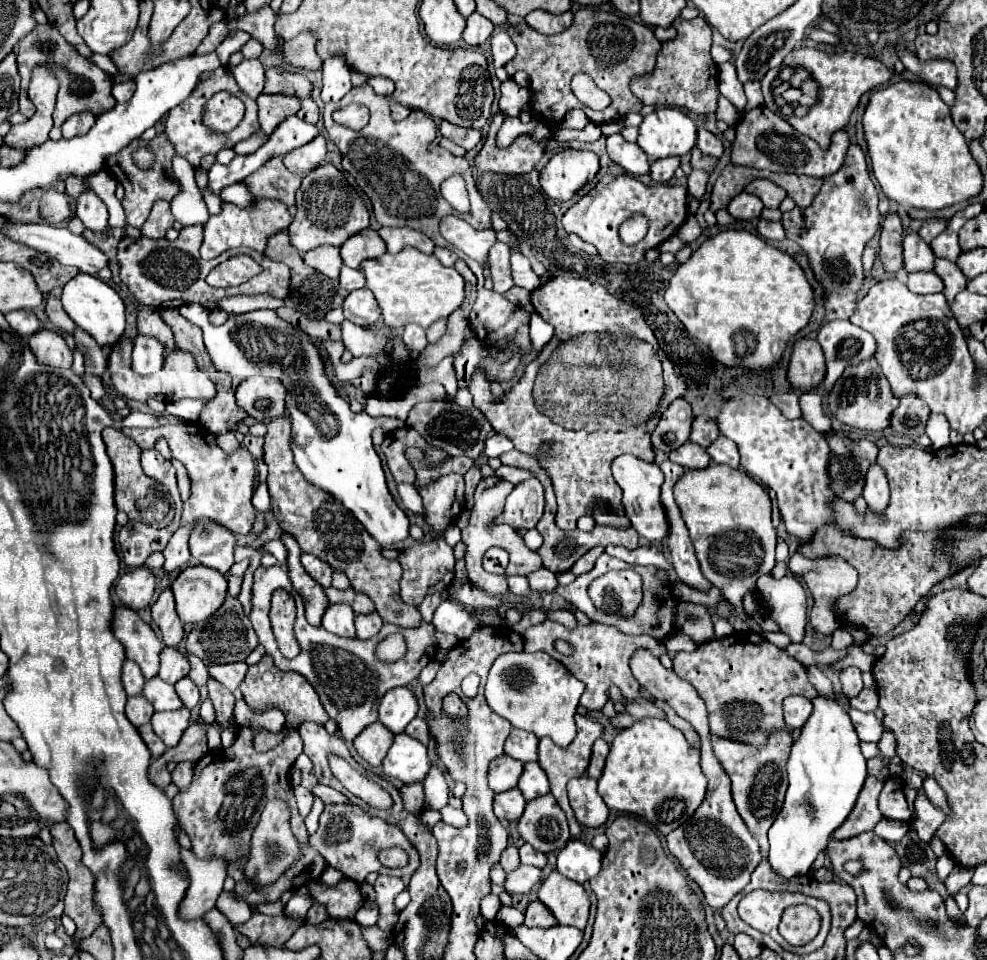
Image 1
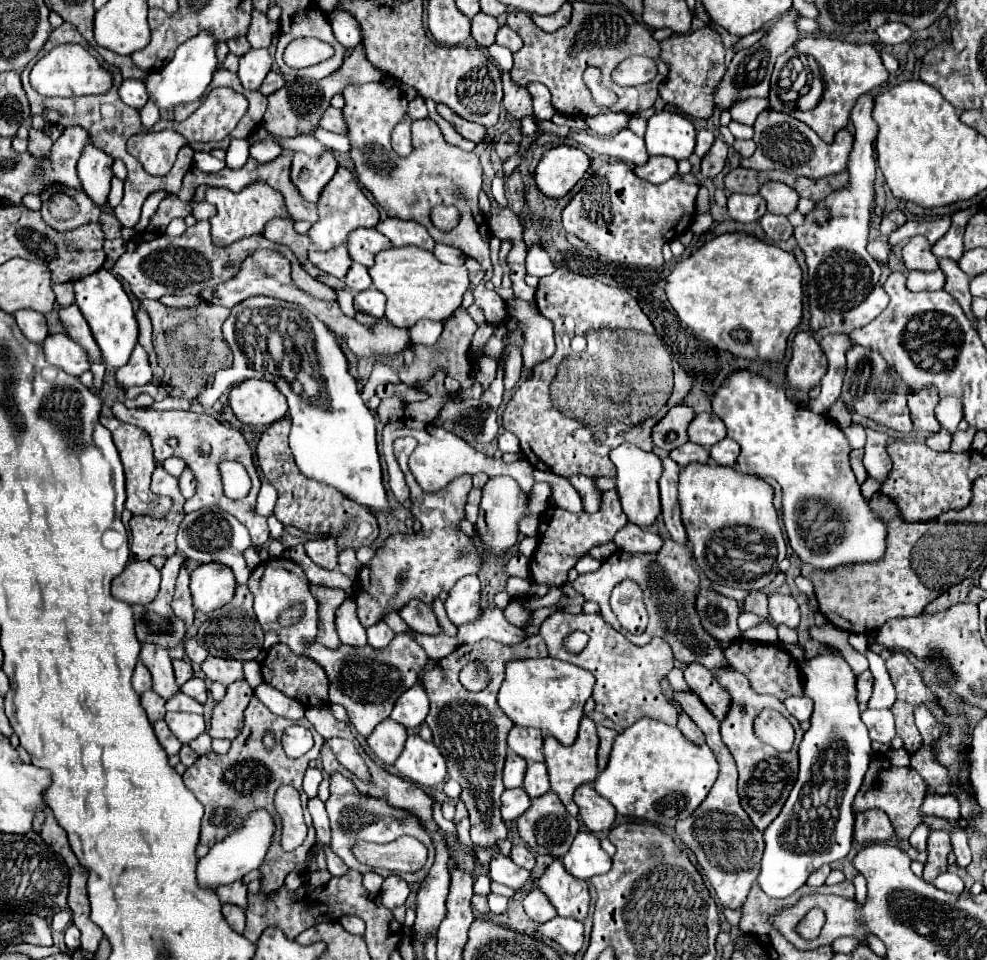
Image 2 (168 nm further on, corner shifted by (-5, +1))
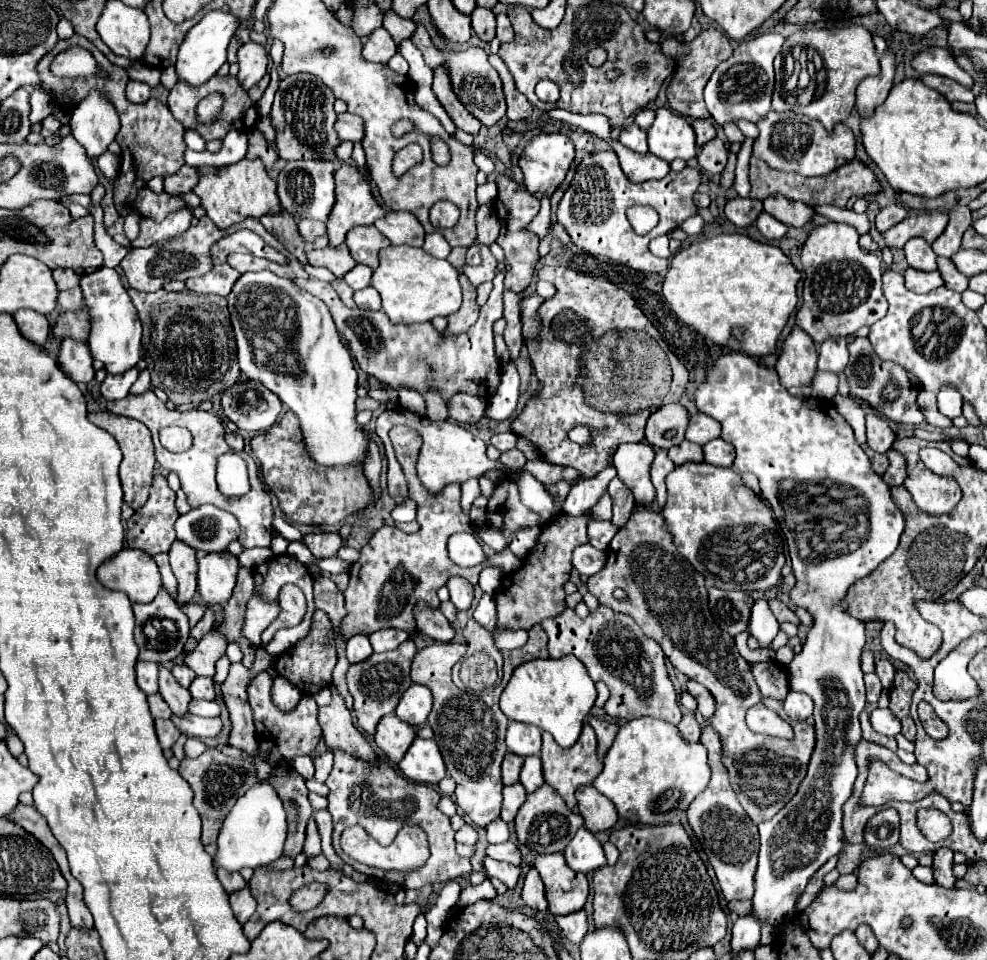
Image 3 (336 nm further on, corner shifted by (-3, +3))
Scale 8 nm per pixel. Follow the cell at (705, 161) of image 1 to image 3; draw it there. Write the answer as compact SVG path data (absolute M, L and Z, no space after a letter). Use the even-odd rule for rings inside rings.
M704 118L704 120L694 120L694 122L692 122L692 128L694 128L694 132L696 132L696 144L698 144L698 146L702 146L702 144L710 142L712 138L716 138L716 128L714 128L714 124L712 124L708 118Z

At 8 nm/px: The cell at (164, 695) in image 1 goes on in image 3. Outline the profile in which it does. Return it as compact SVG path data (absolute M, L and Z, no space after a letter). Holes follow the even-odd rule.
M192 700L188 704L188 712L190 714L198 714L198 716L218 716L220 714L220 706L216 702L206 702L206 700Z

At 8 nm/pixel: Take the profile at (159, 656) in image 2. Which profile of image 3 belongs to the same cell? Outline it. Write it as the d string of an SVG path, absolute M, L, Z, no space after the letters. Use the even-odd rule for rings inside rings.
M160 664L160 674L158 674L158 694L164 698L164 702L170 706L174 714L184 716L188 702L192 700L188 688L180 686L172 672Z

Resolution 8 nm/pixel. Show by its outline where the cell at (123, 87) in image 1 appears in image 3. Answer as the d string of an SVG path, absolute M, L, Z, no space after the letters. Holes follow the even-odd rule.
M130 80L128 86L126 86L126 98L134 104L140 104L140 102L146 102L150 98L150 86L144 84L144 82L136 82L136 80Z

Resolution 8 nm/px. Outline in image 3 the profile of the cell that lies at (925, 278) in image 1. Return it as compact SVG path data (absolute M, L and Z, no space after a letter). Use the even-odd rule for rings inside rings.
M908 268L904 272L904 278L906 278L906 288L912 290L912 292L930 292L930 290L942 286L942 276L940 276L938 270L920 272L920 270Z

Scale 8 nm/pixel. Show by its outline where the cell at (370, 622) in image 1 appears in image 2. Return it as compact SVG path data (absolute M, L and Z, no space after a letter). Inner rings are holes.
M378 622L368 630L368 644L372 648L380 650L380 648L386 648L394 636L396 636L396 632L392 628L388 628L386 622Z

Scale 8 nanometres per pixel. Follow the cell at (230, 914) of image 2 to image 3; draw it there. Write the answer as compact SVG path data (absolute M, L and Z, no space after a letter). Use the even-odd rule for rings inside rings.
M248 886L244 890L238 890L236 894L230 896L230 906L232 906L232 912L236 916L236 920L240 924L246 924L246 920L254 914L256 910L256 900L252 898Z

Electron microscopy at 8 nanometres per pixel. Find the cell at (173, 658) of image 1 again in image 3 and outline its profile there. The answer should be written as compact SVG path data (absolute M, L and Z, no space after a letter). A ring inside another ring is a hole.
M186 664L174 666L174 668L172 668L172 674L174 674L174 678L178 680L178 684L182 684L184 688L188 688L188 686L192 684L192 680L196 678L196 674L194 674Z

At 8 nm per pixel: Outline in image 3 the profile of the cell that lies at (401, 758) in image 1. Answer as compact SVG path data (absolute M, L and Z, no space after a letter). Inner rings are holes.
M414 738L398 768L408 780L420 784L438 784L446 776L446 766L434 740Z

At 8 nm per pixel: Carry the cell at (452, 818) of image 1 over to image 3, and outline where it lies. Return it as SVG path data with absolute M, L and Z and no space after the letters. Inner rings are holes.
M464 824L458 832L456 832L456 842L464 842L464 844L476 844L478 842L478 832L470 826Z

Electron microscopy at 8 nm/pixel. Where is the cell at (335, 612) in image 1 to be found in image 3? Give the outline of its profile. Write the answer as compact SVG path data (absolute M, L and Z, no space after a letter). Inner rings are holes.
M356 634L356 636L348 638L348 642L346 642L346 656L348 656L348 662L350 662L350 664L362 662L362 660L368 658L370 654L372 654L372 646L370 646L368 636Z

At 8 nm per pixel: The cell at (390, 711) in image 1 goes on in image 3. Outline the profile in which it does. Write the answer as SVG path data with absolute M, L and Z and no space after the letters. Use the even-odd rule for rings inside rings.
M412 684L400 698L394 714L410 726L422 726L430 714L430 708L430 690L422 684Z

